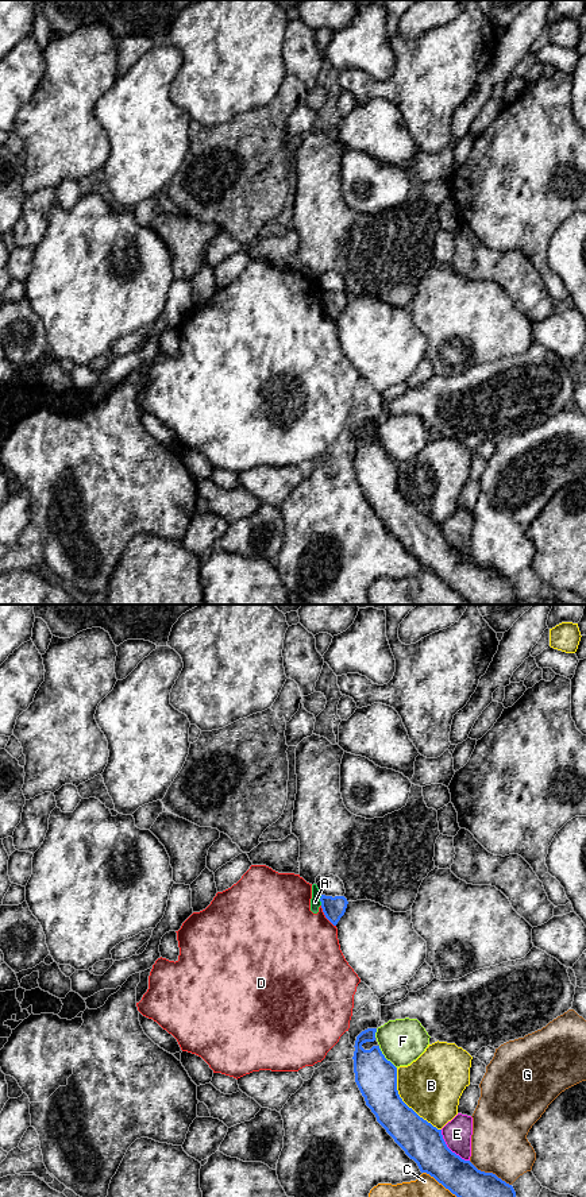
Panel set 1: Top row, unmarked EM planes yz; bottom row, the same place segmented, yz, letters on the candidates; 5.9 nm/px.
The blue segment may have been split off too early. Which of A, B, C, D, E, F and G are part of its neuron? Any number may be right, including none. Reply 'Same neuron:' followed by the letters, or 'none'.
Same neuron: none

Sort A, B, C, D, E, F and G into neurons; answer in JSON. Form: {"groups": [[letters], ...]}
{"groups": [["A", "D"], ["B"], ["C"], ["E"], ["F"], ["G"]]}

